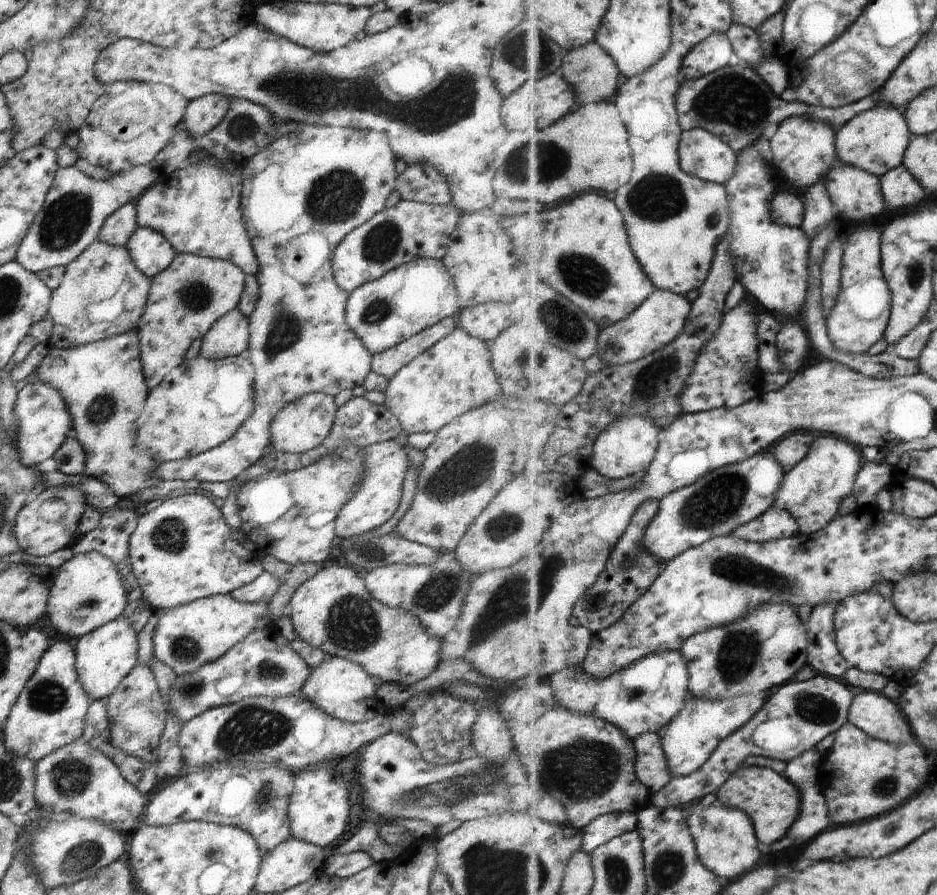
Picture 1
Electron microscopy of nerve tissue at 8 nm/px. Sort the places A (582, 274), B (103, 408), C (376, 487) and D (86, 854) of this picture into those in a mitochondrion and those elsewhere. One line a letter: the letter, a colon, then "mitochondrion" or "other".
A: mitochondrion
B: mitochondrion
C: other
D: mitochondrion

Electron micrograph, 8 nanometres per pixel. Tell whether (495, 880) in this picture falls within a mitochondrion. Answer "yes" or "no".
yes

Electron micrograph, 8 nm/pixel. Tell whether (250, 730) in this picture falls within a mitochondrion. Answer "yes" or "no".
yes

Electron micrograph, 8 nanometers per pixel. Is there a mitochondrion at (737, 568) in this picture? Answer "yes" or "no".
yes

